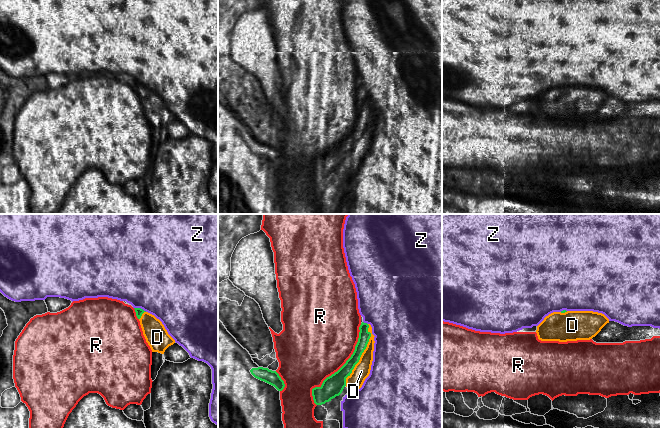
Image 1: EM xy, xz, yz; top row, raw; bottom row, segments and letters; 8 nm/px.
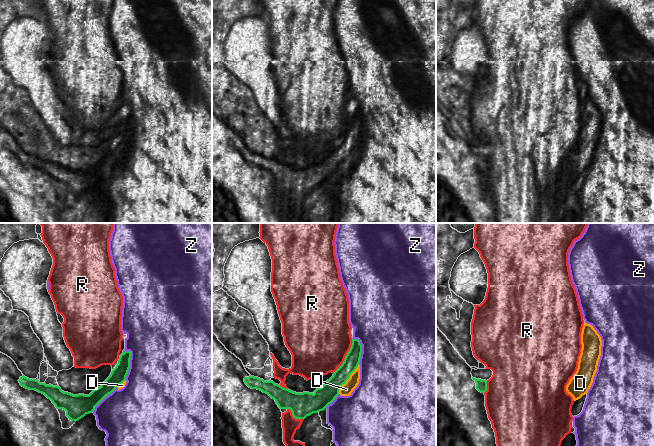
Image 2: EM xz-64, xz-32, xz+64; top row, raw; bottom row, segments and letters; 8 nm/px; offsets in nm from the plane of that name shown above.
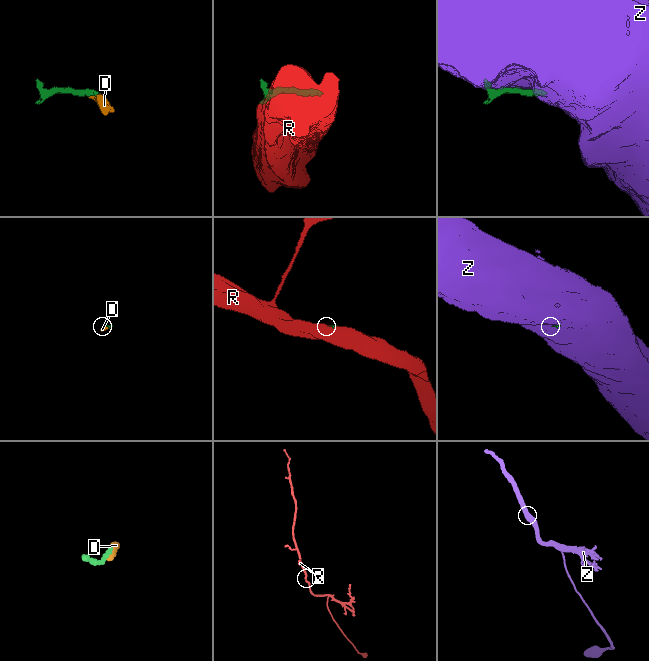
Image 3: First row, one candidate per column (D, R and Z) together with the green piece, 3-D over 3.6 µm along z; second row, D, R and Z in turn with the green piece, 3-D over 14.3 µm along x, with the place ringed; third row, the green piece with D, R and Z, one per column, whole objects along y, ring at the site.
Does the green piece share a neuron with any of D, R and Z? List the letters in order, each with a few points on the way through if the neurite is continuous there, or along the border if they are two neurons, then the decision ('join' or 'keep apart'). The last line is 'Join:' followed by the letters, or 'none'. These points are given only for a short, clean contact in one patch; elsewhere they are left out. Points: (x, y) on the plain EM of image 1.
D: way xz (340, 152), (361, 130), (361, 147); join
R: keep apart
Z: keep apart
Join: D

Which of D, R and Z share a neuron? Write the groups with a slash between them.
D / R / Z

